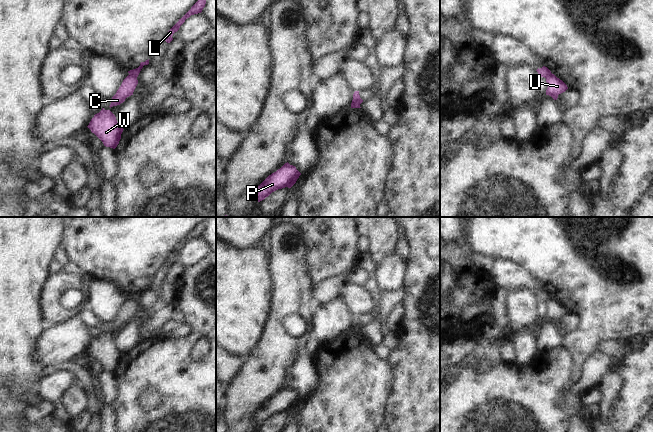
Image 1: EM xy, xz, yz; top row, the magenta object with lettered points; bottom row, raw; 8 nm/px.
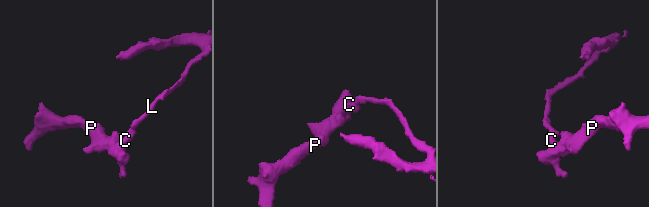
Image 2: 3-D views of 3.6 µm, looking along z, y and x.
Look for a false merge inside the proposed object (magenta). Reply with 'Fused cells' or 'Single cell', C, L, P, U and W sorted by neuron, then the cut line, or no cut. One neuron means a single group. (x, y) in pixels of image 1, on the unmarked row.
Fused cells. Groups: C P U W / L. Split along xy (129, 297), (136, 301).

